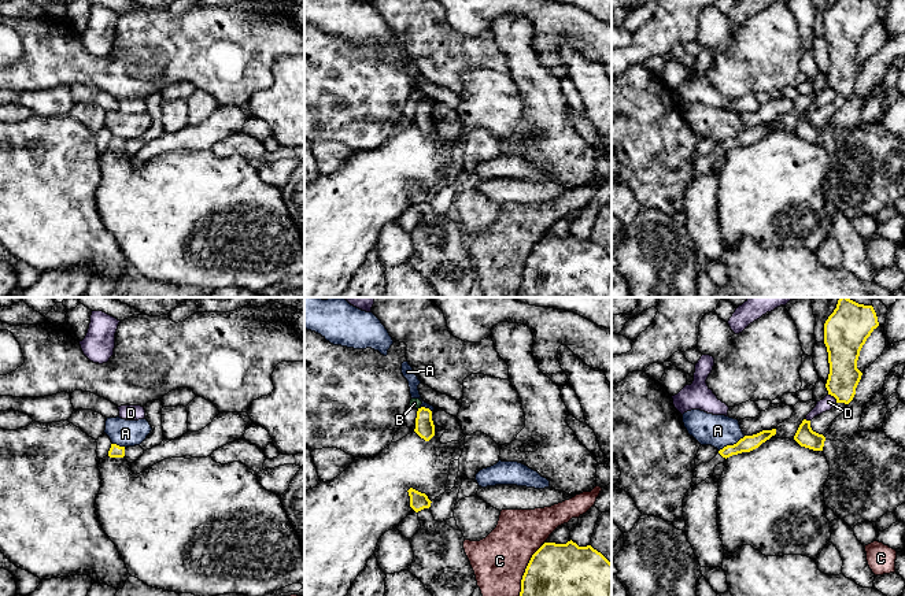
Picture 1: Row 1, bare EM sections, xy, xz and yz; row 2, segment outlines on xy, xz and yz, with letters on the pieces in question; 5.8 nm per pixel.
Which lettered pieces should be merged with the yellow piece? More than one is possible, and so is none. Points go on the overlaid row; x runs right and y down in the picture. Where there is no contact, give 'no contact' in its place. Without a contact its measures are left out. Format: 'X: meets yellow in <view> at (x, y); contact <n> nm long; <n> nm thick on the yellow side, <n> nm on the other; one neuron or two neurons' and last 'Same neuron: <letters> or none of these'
A: meets yellow in yz at (731, 445); contact 180 nm long; 90 nm thick on the yellow side, 190 nm on the other; two neurons
B: meets yellow in xz at (418, 408); contact 30 nm long; 110 nm thick on the yellow side, 60 nm on the other; two neurons
C: meets yellow in xz at (525, 570); contact 320 nm long; 300 nm thick on the yellow side, 320 nm on the other; two neurons
D: meets yellow in yz at (834, 396); contact 80 nm long; 180 nm thick on the yellow side, 80 nm on the other; two neurons
Same neuron: none of these

